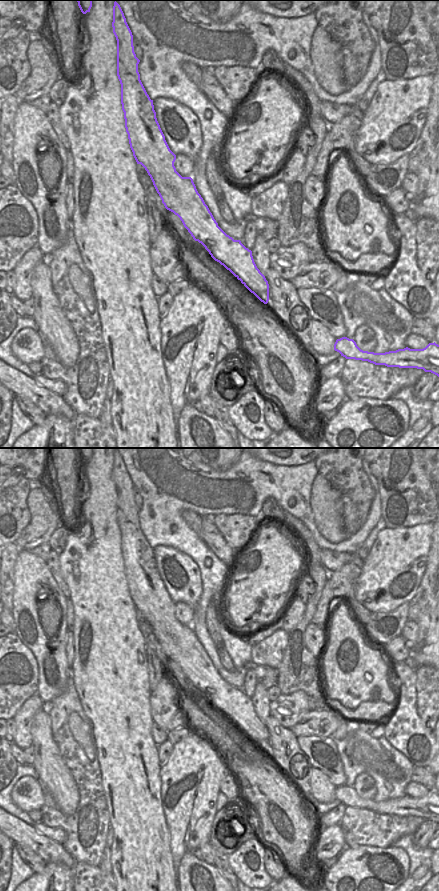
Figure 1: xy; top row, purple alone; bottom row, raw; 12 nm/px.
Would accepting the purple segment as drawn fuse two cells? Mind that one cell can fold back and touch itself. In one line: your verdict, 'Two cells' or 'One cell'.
Two cells.

